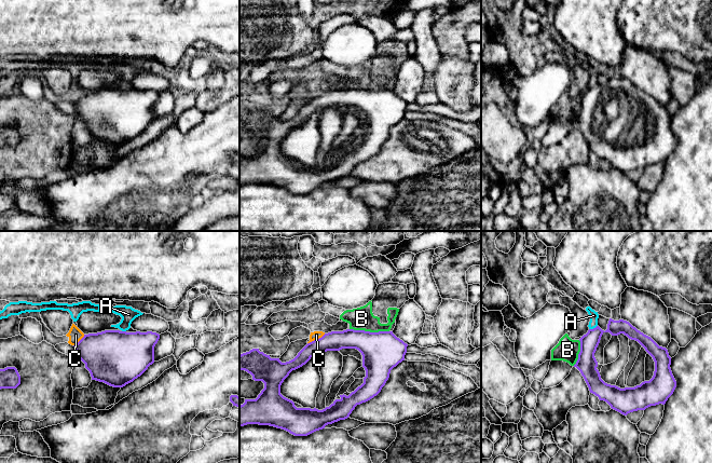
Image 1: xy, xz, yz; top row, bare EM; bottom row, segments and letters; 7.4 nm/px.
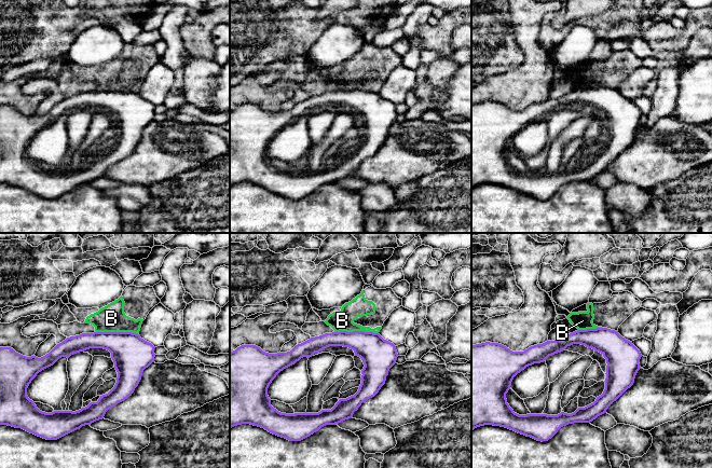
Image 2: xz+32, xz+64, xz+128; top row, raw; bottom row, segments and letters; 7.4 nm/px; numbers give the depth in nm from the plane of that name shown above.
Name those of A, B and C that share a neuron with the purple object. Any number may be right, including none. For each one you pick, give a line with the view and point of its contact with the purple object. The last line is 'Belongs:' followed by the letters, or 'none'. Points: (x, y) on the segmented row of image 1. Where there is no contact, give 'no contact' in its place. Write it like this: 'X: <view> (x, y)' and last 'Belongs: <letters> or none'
Belongs: none

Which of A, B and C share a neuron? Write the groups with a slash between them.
A B C

